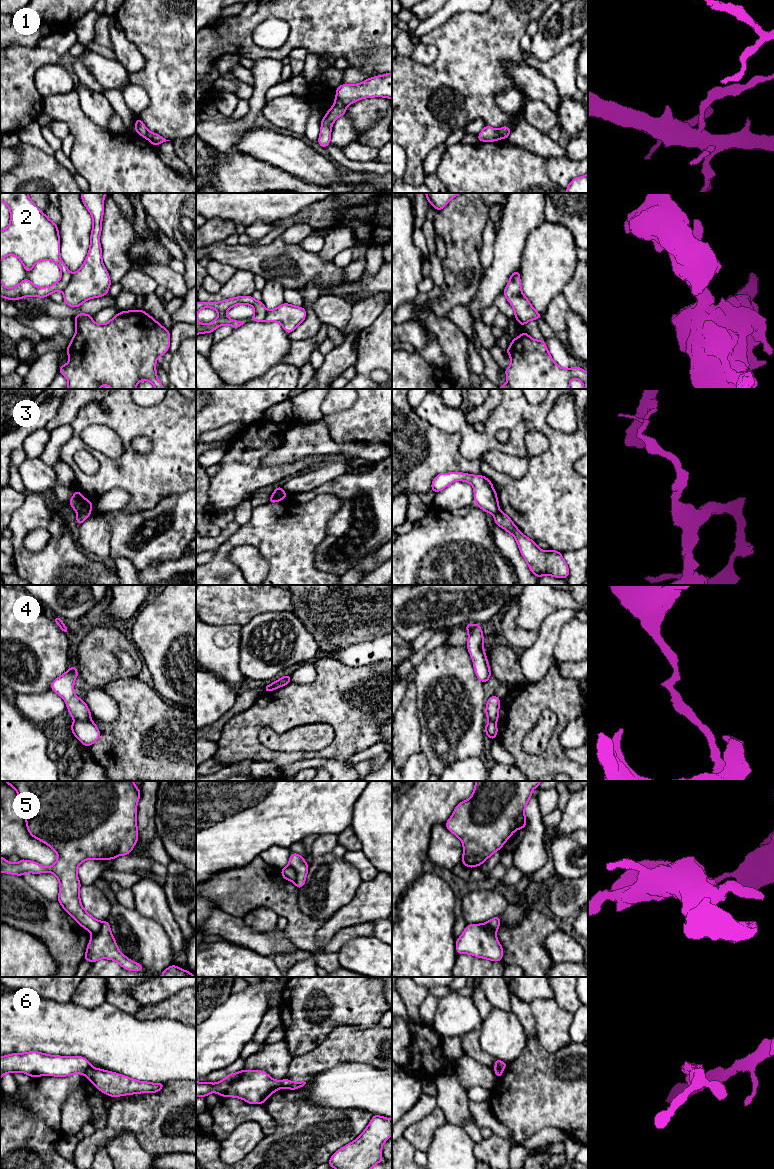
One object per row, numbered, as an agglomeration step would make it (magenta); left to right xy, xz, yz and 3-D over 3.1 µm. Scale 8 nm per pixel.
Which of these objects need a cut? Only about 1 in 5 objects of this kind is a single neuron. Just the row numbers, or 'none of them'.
1, 2, 3, 4, 5, 6

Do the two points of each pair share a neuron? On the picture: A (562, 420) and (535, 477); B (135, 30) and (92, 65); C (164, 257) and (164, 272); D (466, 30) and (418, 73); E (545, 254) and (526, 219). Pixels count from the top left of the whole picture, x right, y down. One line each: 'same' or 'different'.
A: different
B: different
C: different
D: same
E: different

